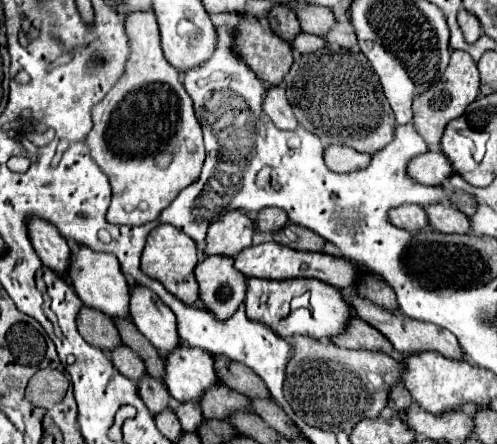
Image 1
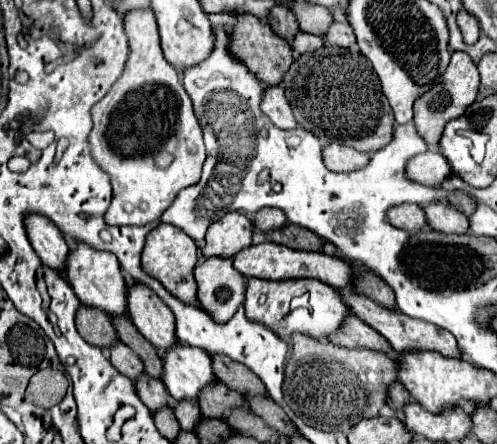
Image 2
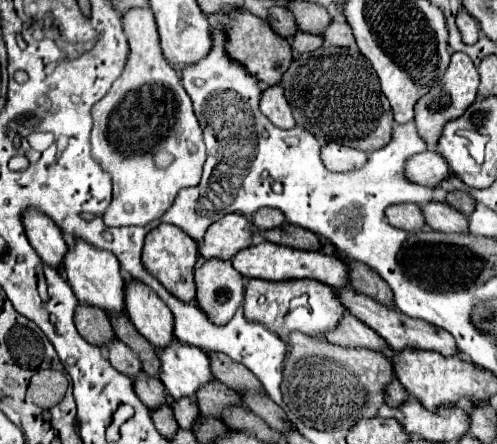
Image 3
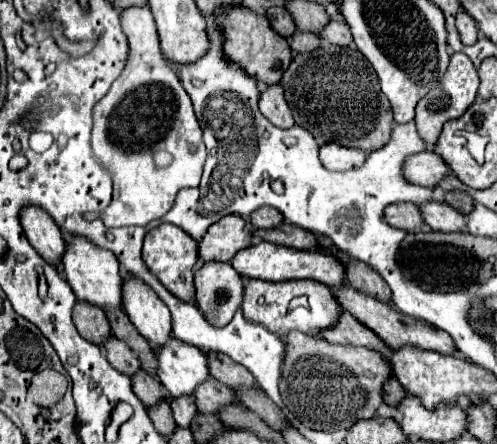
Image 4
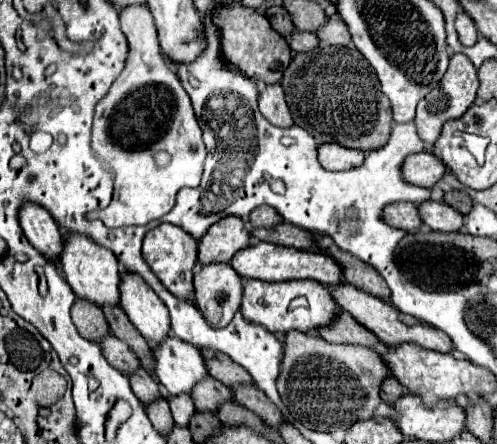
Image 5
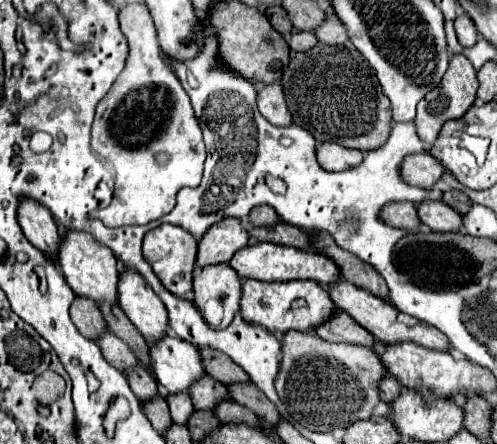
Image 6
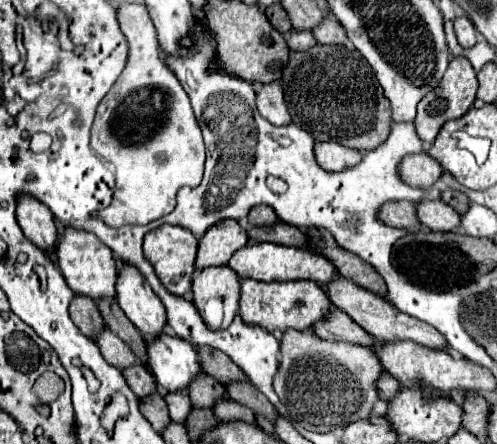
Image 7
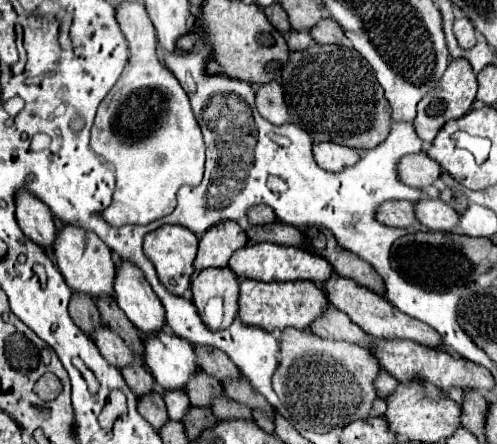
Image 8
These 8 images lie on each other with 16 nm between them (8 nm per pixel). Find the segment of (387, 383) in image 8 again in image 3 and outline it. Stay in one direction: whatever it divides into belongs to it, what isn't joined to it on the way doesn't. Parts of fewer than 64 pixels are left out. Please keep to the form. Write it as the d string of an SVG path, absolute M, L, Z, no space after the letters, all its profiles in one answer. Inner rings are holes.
M394 380L394 382L386 388L386 404L392 406L392 408L400 408L400 404L404 404L404 400L408 400L408 398L410 398L410 396L408 396L406 388L404 388L398 380Z

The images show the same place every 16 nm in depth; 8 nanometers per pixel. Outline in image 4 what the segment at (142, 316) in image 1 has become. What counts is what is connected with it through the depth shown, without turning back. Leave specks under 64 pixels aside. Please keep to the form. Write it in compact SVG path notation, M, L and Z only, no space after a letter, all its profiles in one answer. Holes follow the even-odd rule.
M124 280L124 312L154 348L164 346L172 338L172 314L168 306L142 280Z

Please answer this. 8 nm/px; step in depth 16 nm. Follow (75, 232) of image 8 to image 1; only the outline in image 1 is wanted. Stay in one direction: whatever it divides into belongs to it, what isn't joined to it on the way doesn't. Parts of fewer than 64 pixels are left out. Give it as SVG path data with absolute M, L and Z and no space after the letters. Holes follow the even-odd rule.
M80 246L76 252L72 252L68 278L74 284L84 306L98 308L100 312L104 312L110 318L130 318L128 304L130 304L132 286L128 284L126 276L120 272L120 264L114 254L102 254L102 252L94 252L86 246Z

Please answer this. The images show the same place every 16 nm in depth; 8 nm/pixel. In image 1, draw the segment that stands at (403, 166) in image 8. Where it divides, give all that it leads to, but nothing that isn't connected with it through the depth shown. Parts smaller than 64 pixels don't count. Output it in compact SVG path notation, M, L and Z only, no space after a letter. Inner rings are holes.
M424 152L410 160L408 174L420 184L440 186L446 178L454 174L454 168L442 152Z

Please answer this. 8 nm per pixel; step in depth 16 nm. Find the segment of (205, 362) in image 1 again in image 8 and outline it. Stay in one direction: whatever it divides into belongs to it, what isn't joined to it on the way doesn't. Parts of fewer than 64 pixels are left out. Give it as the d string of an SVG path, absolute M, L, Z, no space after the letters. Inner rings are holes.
M160 332L150 340L144 338L144 344L146 344L144 364L162 388L186 390L190 378L200 372L194 346L188 344L186 340L168 332Z

